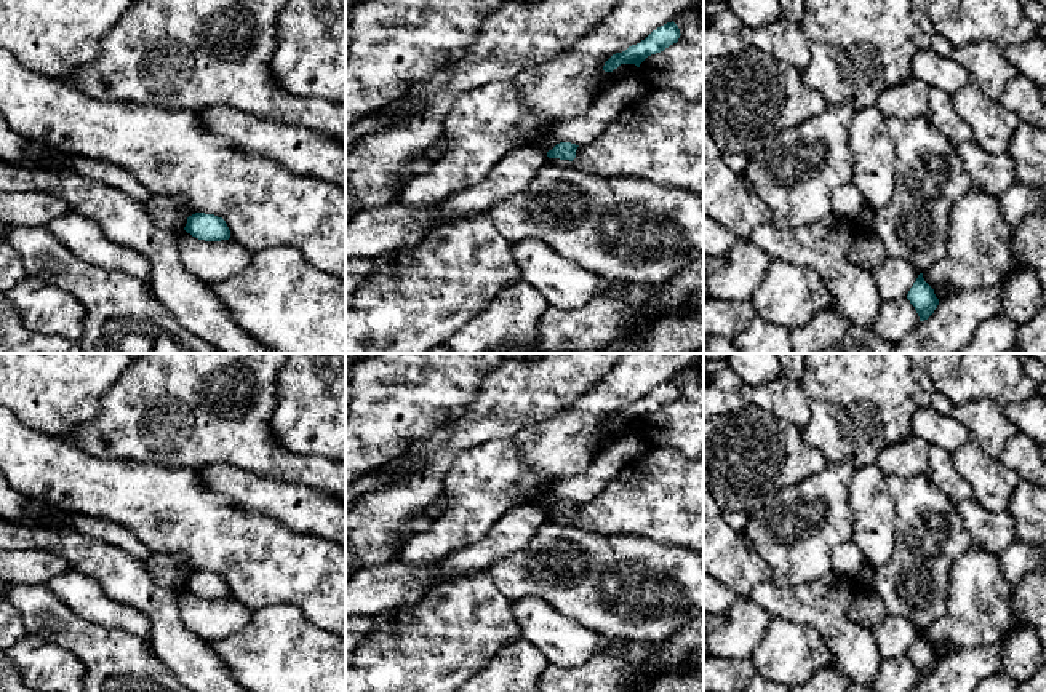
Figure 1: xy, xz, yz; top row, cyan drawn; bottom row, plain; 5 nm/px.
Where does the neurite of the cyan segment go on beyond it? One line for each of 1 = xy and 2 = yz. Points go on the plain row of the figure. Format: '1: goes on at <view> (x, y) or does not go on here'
1: does not go on here
2: does not go on here

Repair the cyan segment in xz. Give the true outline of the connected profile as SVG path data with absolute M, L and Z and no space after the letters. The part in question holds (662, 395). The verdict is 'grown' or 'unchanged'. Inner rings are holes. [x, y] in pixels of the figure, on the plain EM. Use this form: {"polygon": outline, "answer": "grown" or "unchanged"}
{"polygon": "M672 379L667 380L656 388L653 388L645 398L641 398L637 403L629 404L622 411L613 412L603 424L605 430L613 430L621 422L635 422L640 425L640 422L651 412L661 411L670 403L677 401L680 396L680 387Z", "answer": "unchanged"}

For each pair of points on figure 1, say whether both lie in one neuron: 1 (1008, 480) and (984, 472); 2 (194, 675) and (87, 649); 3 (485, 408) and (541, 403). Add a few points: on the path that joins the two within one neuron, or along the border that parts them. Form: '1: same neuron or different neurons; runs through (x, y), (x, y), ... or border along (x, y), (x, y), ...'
1: same neuron; runs through (1002, 480), (990, 478)
2: different neurons; border along (146, 640), (152, 652), (175, 675)
3: same neuron; runs through (499, 406), (506, 403), (526, 403)

